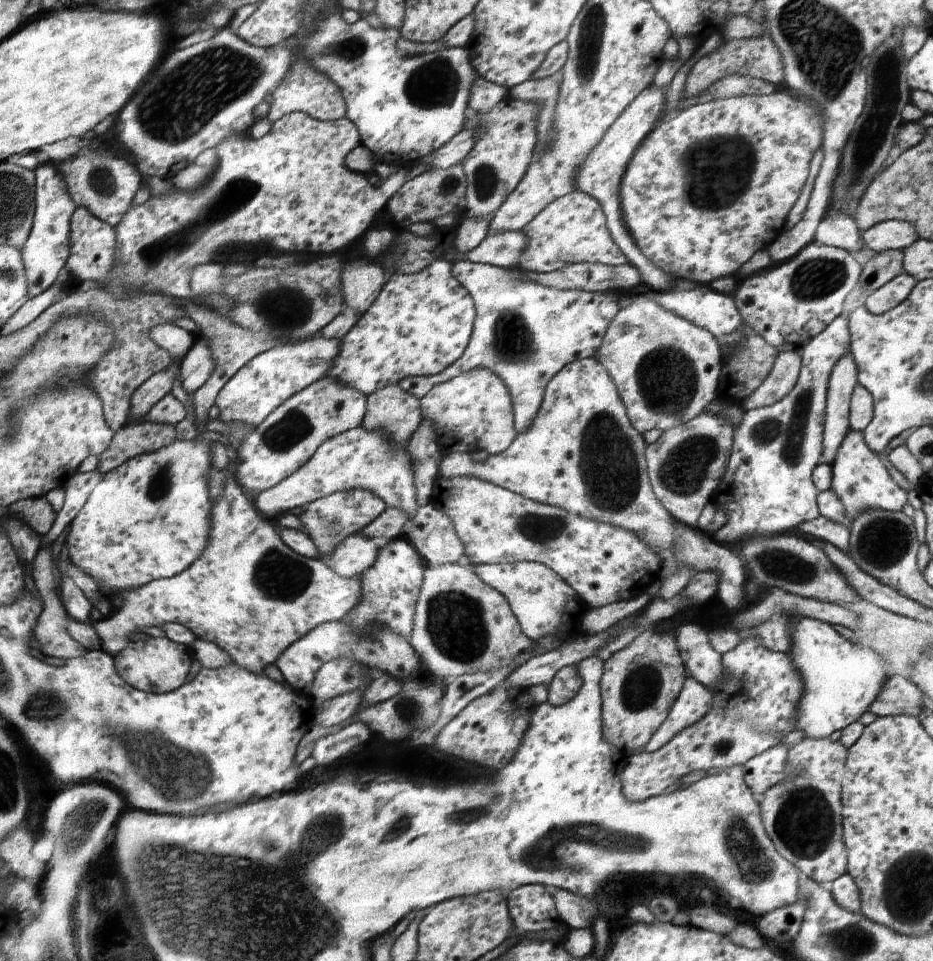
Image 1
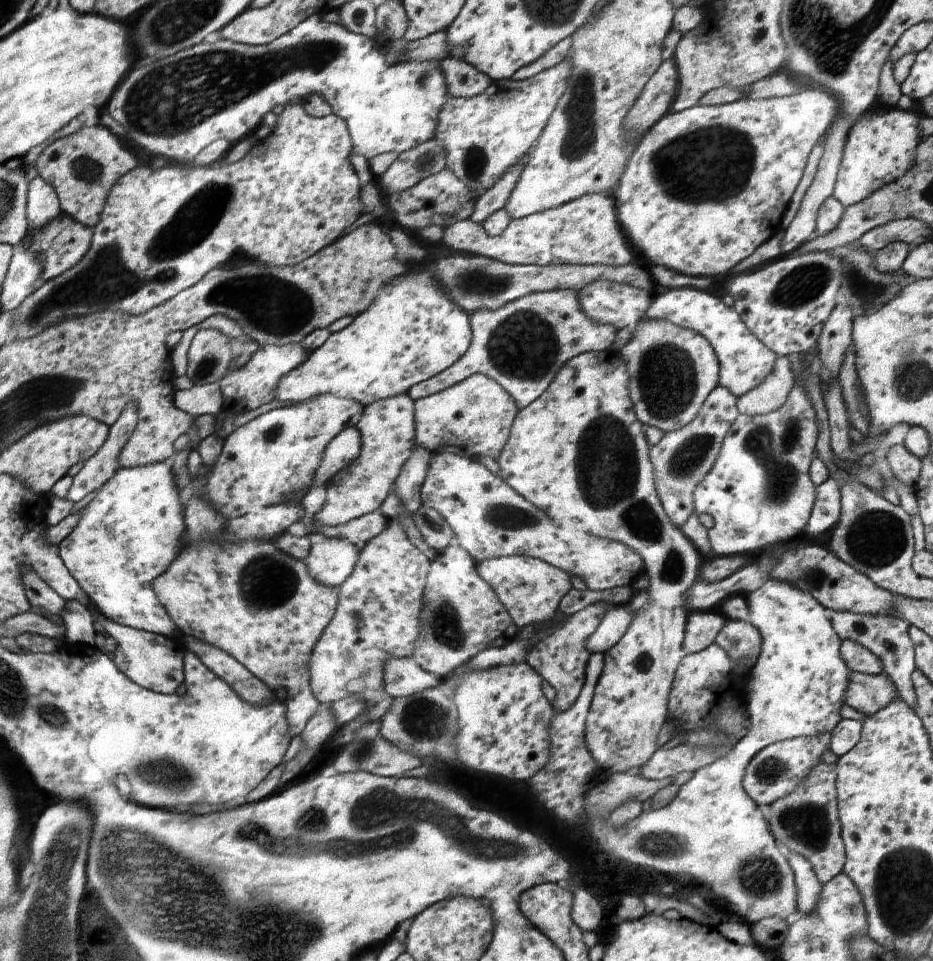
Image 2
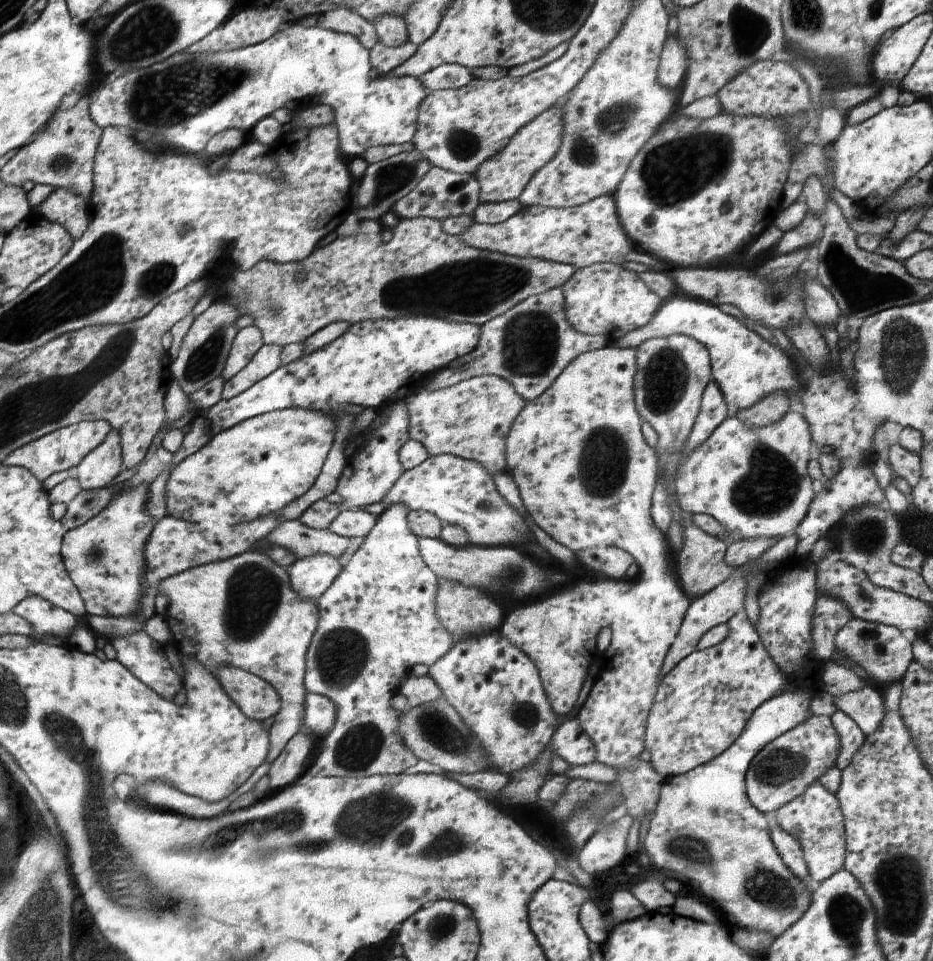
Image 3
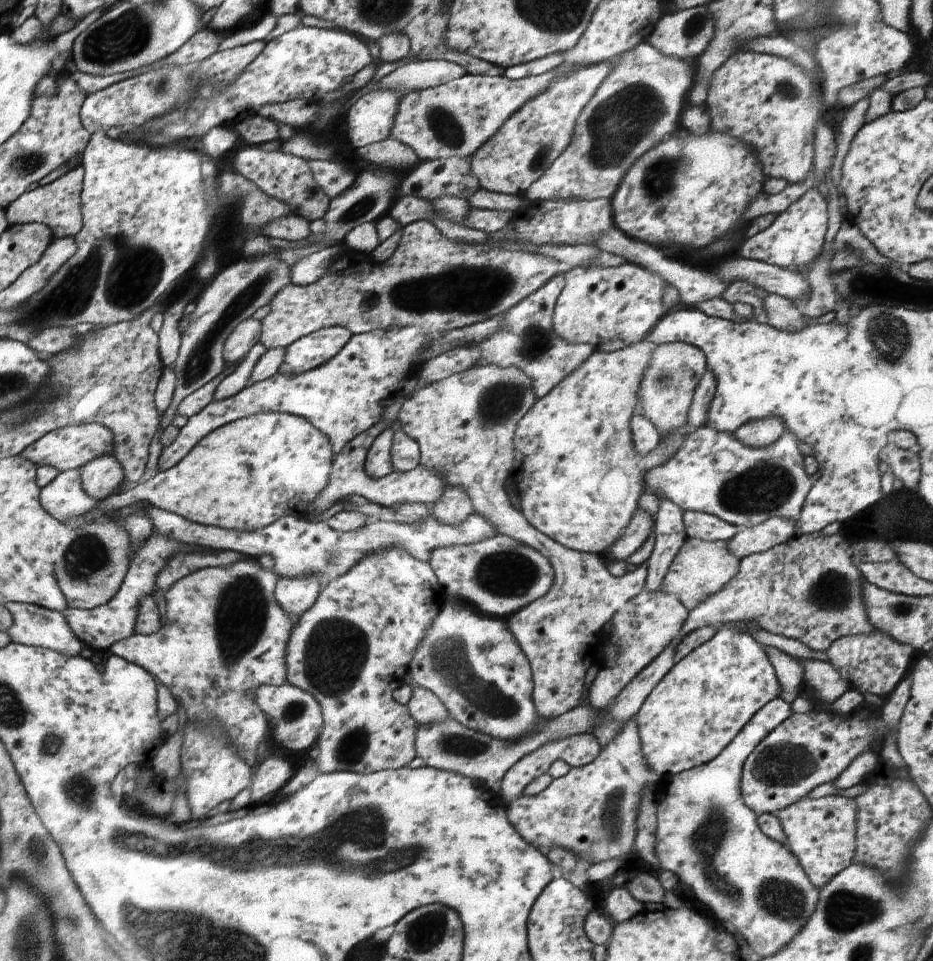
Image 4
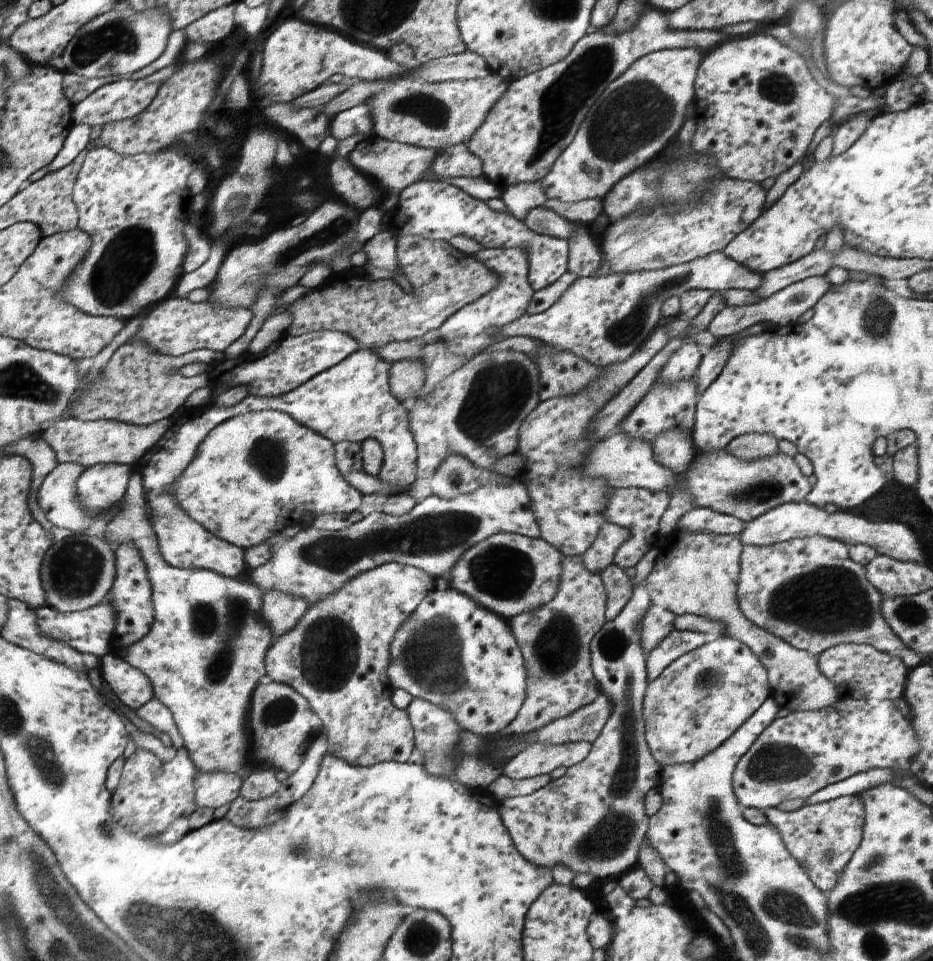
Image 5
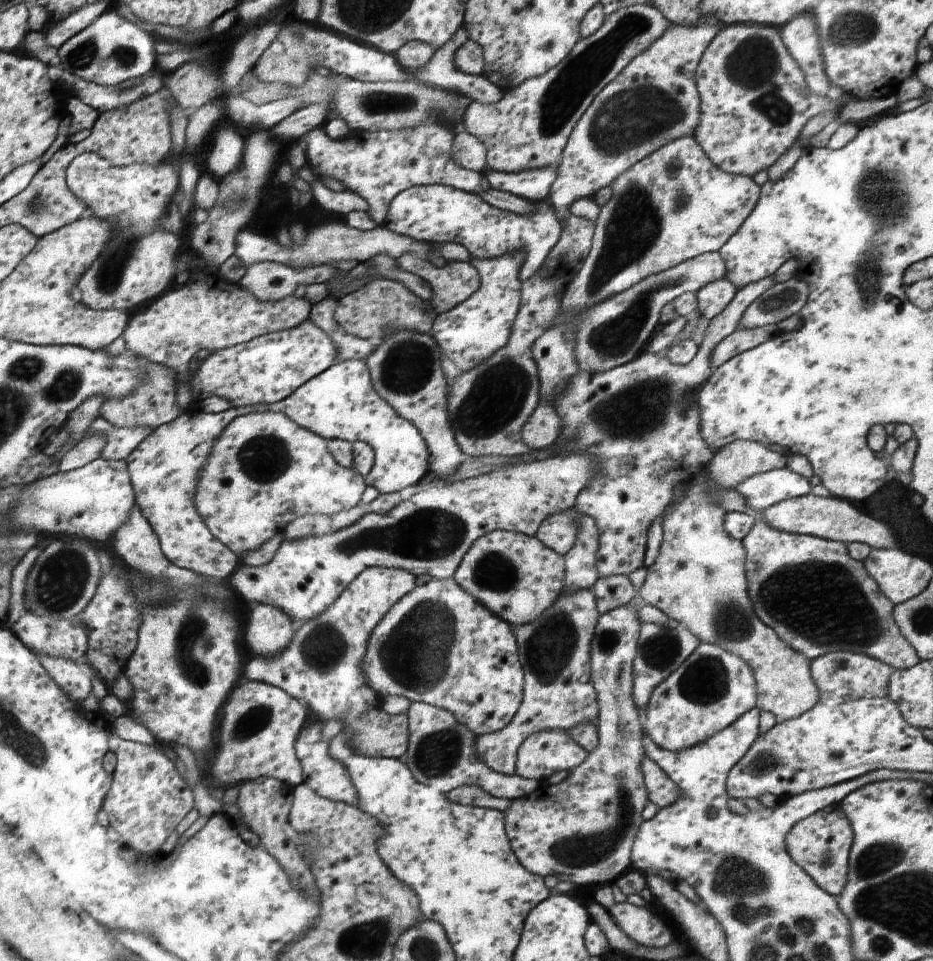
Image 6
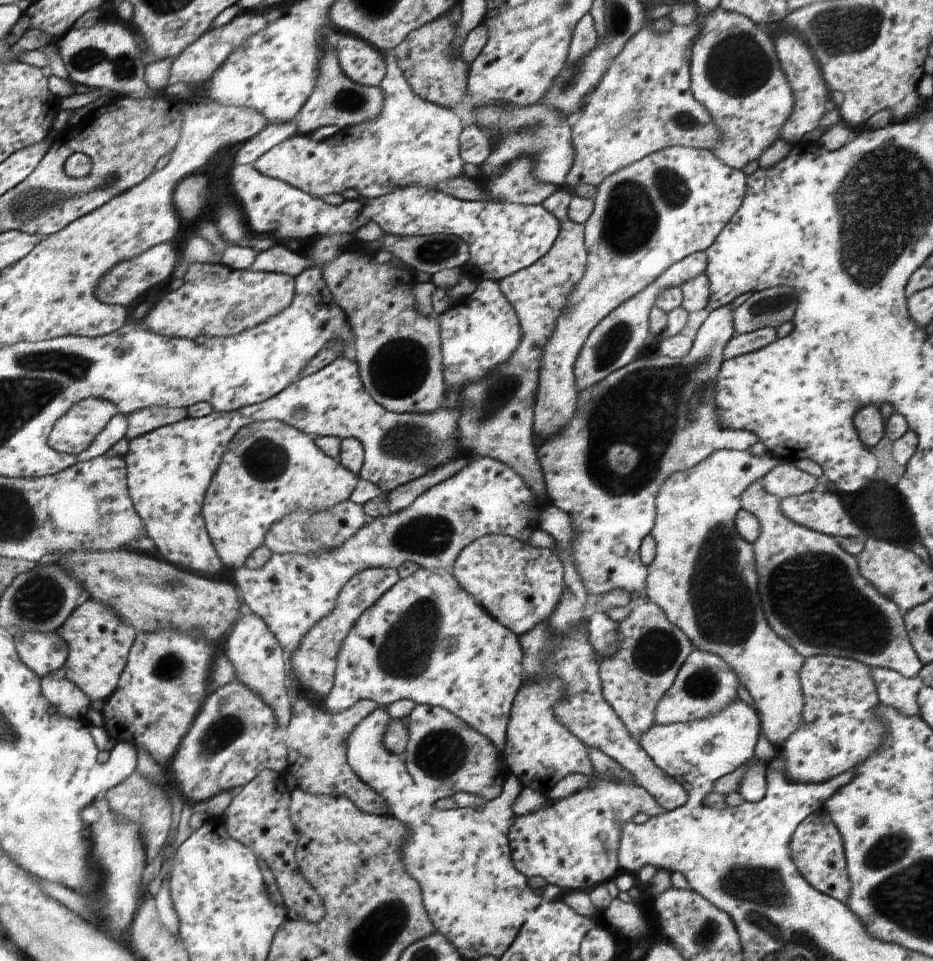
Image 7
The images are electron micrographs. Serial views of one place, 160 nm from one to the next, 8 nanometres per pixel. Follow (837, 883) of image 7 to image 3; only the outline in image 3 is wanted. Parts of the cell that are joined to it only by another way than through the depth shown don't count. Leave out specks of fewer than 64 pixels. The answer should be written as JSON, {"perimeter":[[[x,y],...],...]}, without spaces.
{"perimeter":[[[818,781],[777,810],[776,826],[799,842],[808,878],[813,885],[824,882],[843,868],[846,854],[844,815],[836,795],[828,792]]]}

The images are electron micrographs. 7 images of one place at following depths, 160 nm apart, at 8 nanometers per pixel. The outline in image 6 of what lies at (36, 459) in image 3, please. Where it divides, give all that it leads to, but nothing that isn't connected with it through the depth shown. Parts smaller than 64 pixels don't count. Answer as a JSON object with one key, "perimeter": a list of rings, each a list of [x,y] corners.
{"perimeter":[[[99,416],[91,422],[88,433],[104,433],[107,438],[102,458],[113,461],[126,460],[133,450],[145,440],[153,430],[146,426],[116,426]]]}

